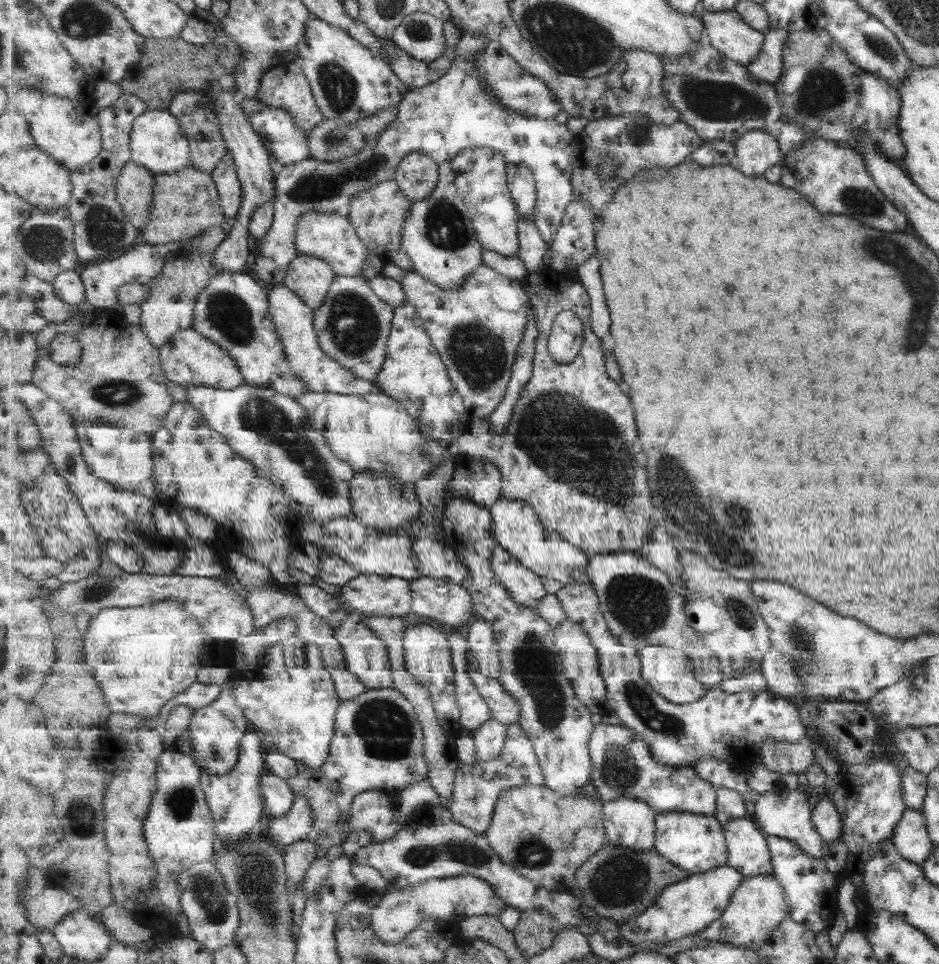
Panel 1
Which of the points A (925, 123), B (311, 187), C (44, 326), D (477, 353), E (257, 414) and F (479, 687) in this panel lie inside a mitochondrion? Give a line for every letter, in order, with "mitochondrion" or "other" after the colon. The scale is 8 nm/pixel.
A: other
B: mitochondrion
C: other
D: mitochondrion
E: mitochondrion
F: other

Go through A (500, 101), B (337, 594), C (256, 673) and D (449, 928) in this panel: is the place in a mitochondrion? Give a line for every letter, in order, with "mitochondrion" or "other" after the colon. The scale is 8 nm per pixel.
A: other
B: other
C: other
D: other

